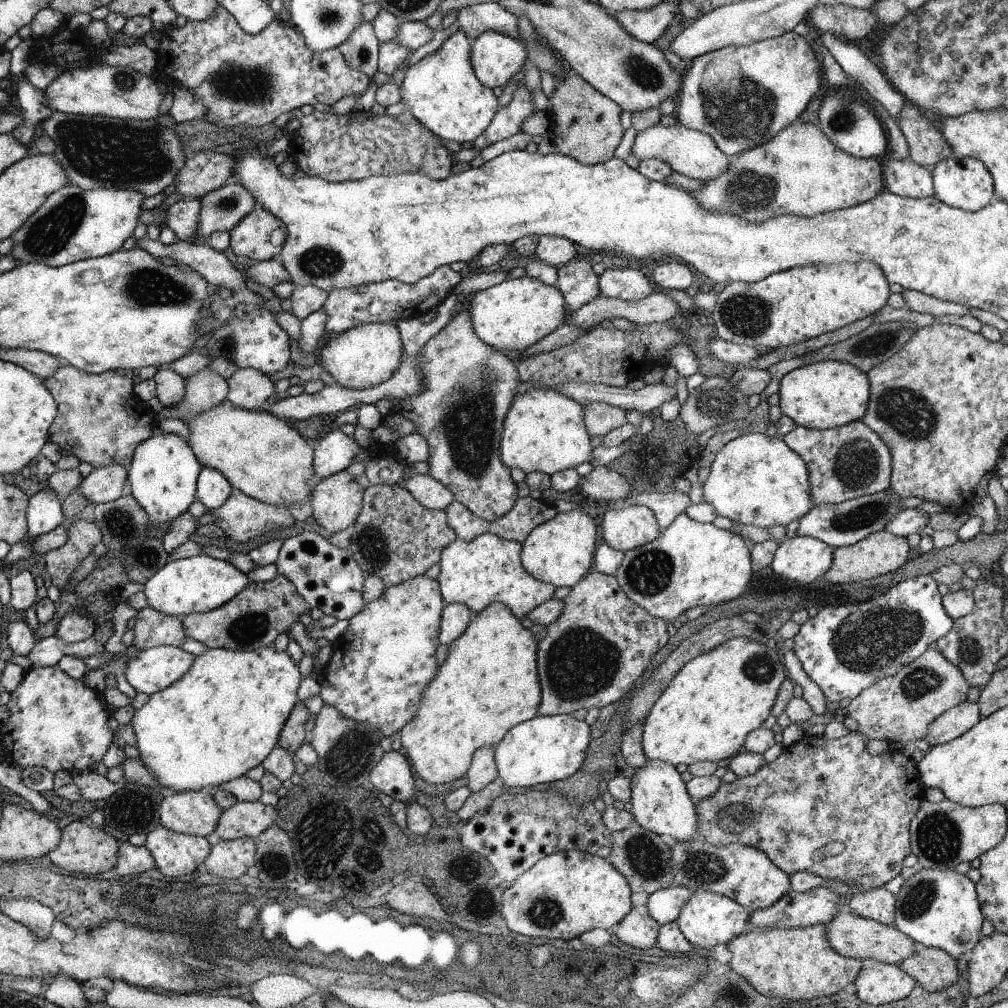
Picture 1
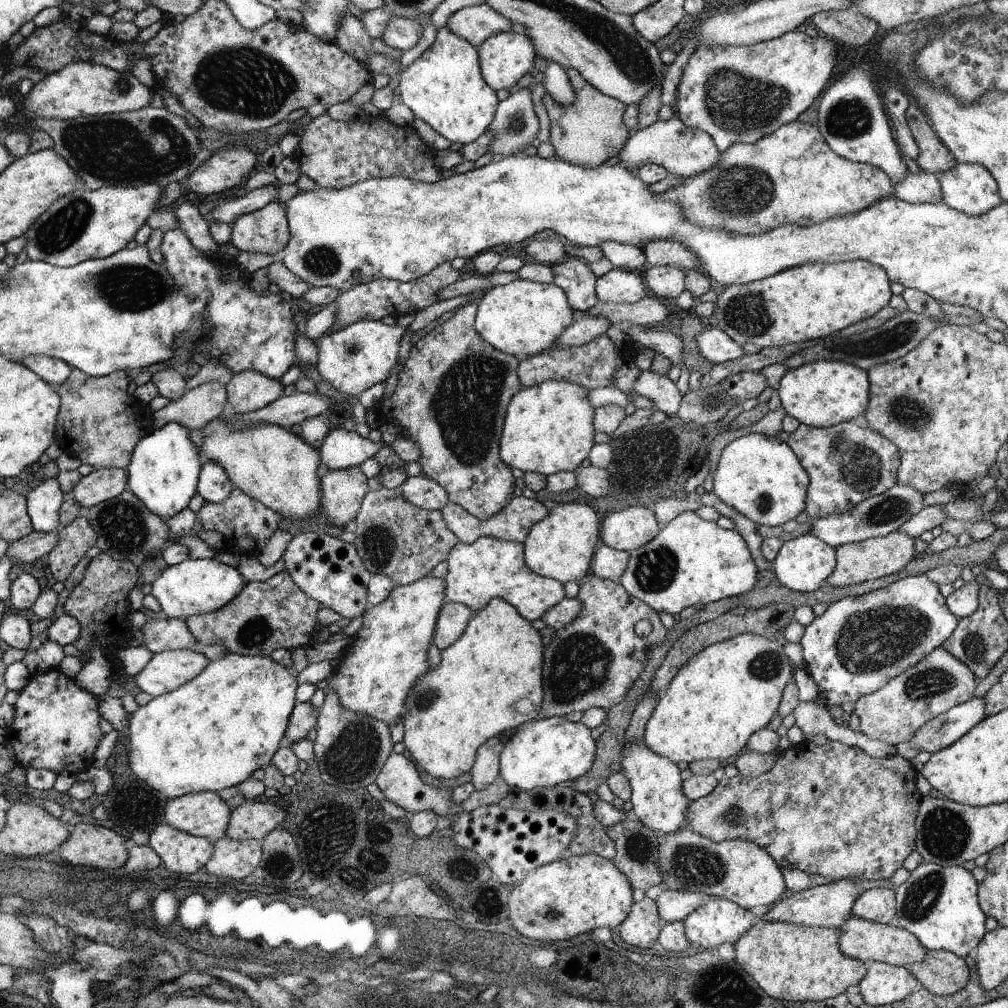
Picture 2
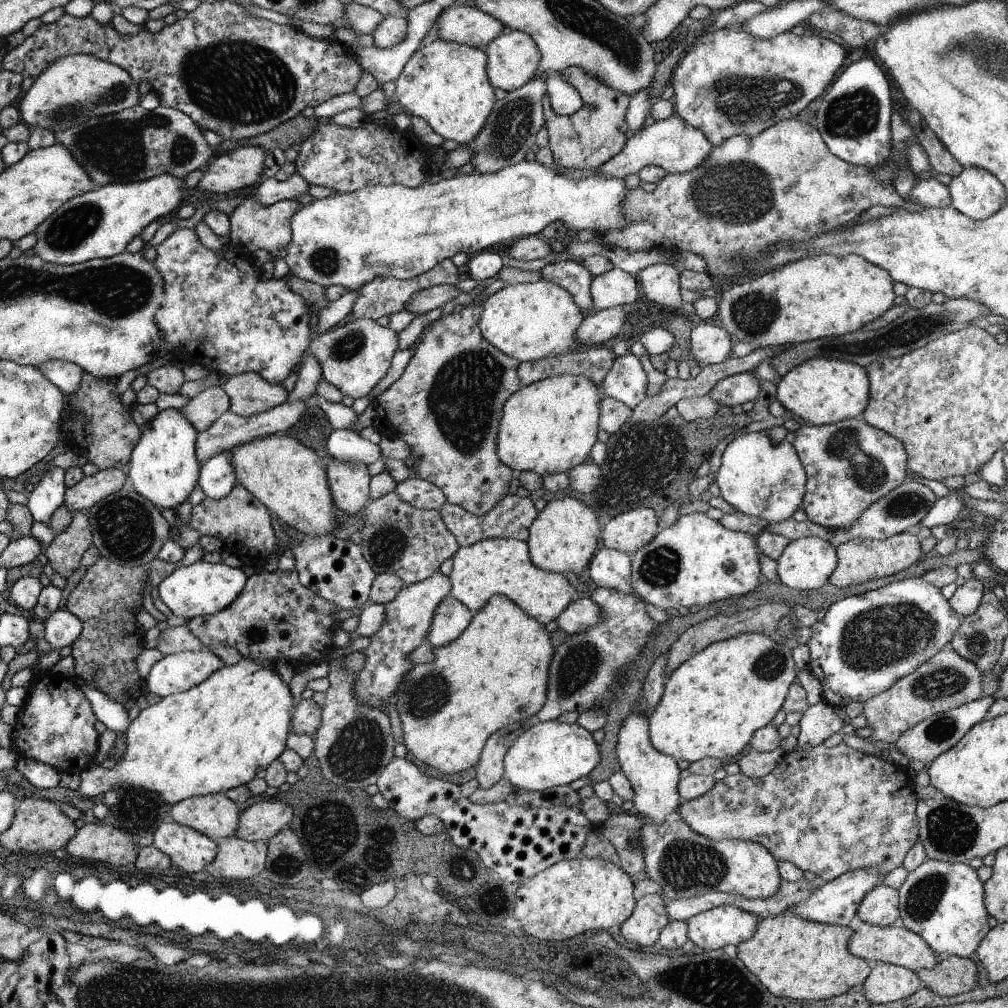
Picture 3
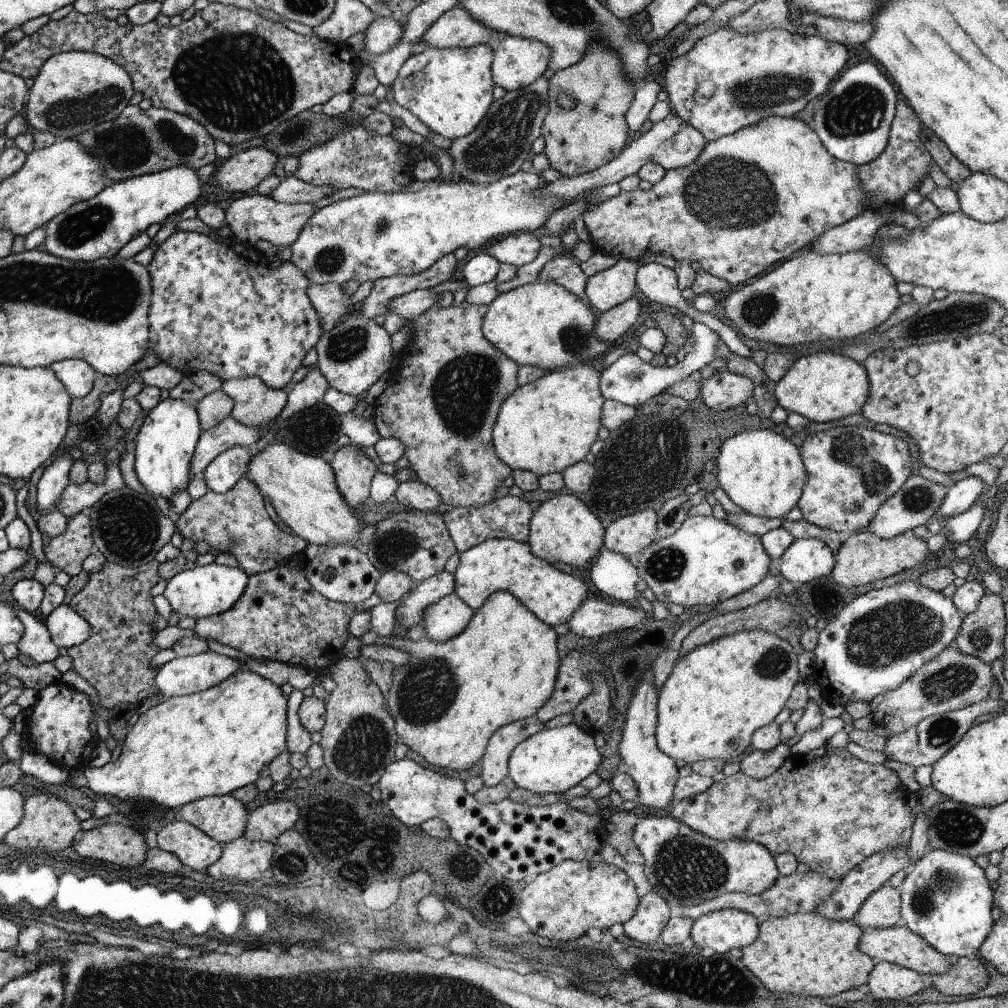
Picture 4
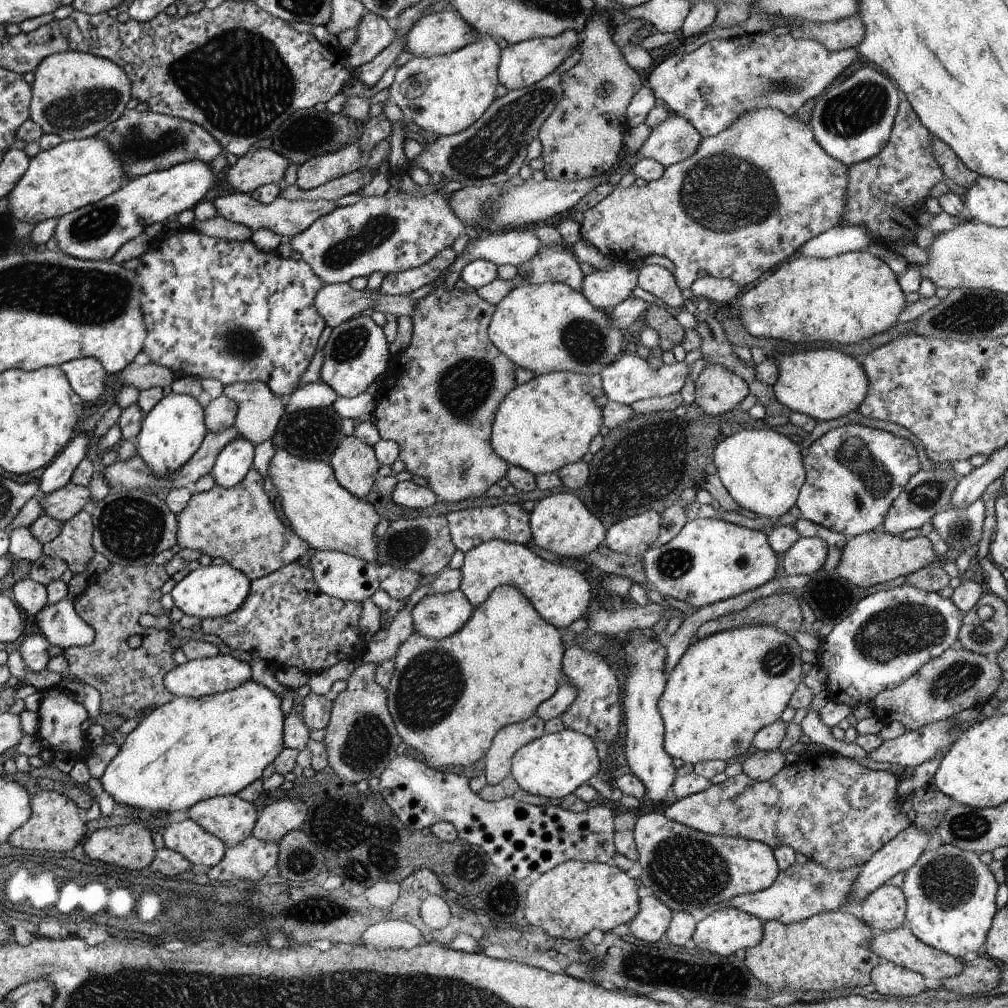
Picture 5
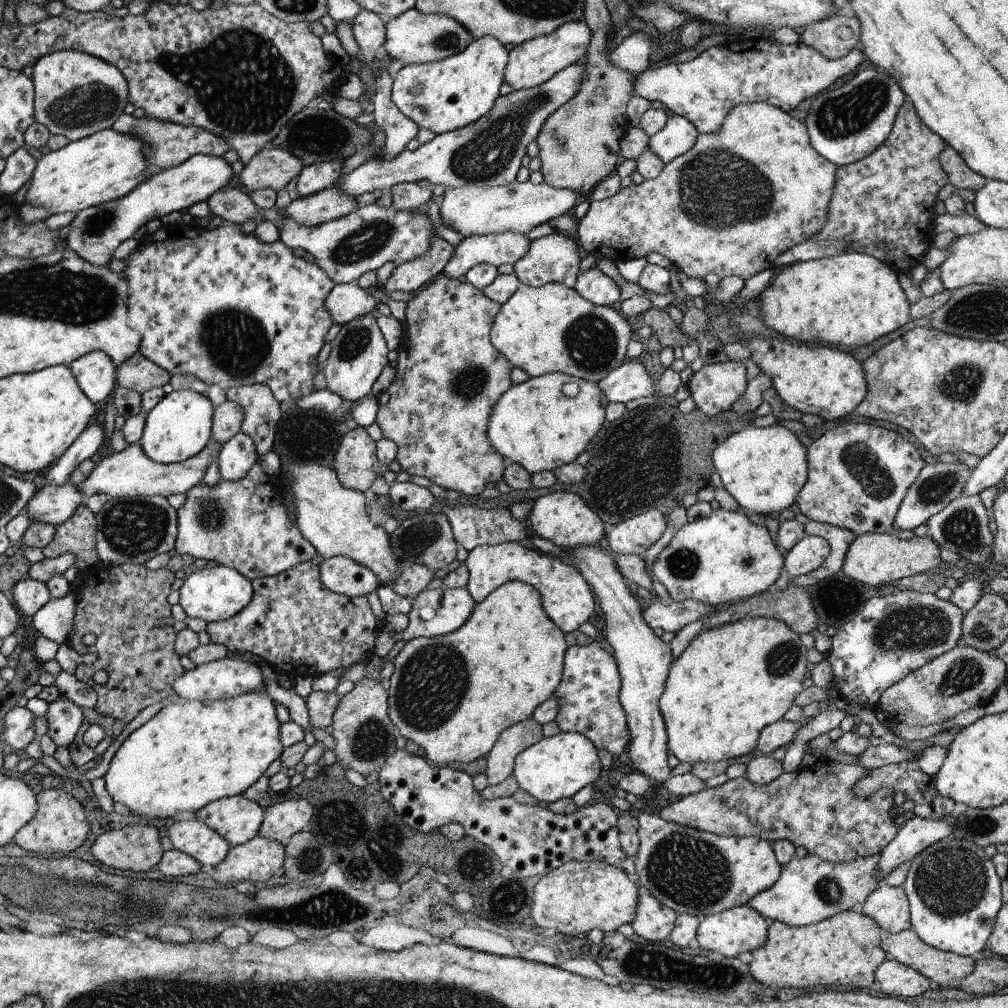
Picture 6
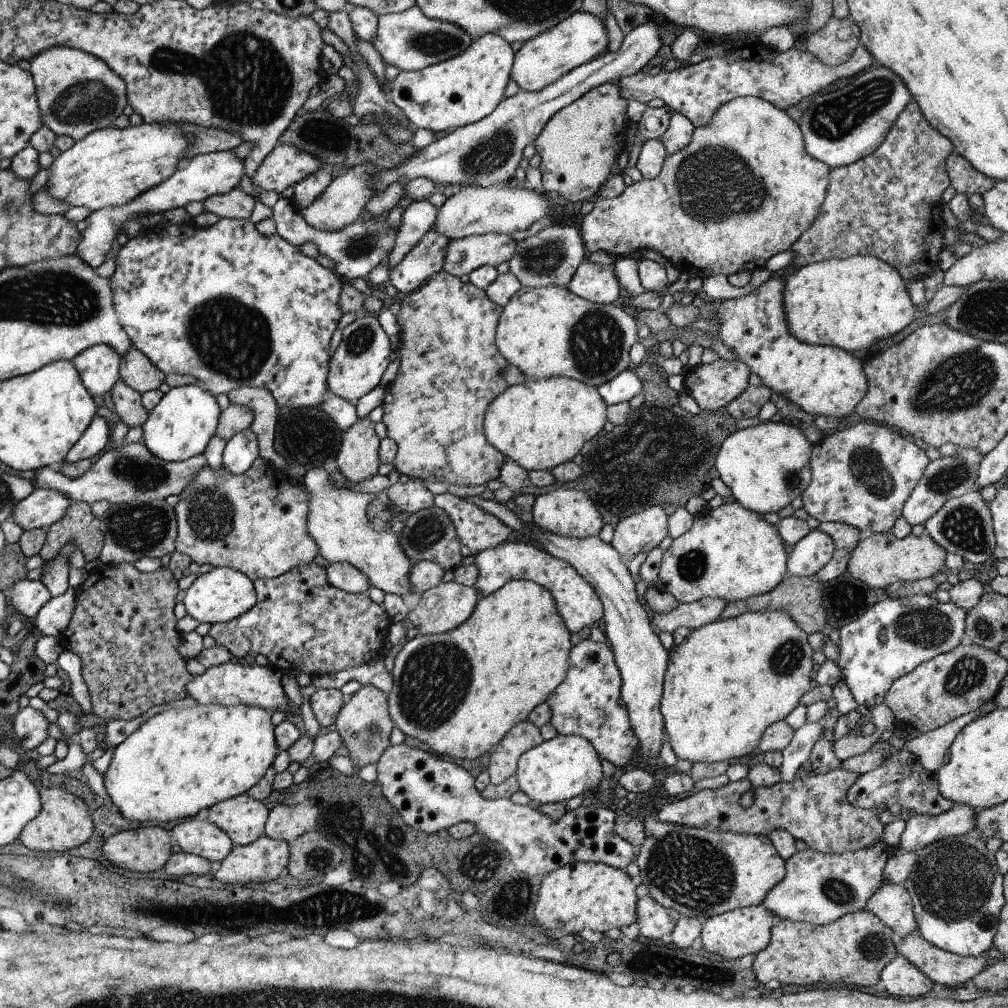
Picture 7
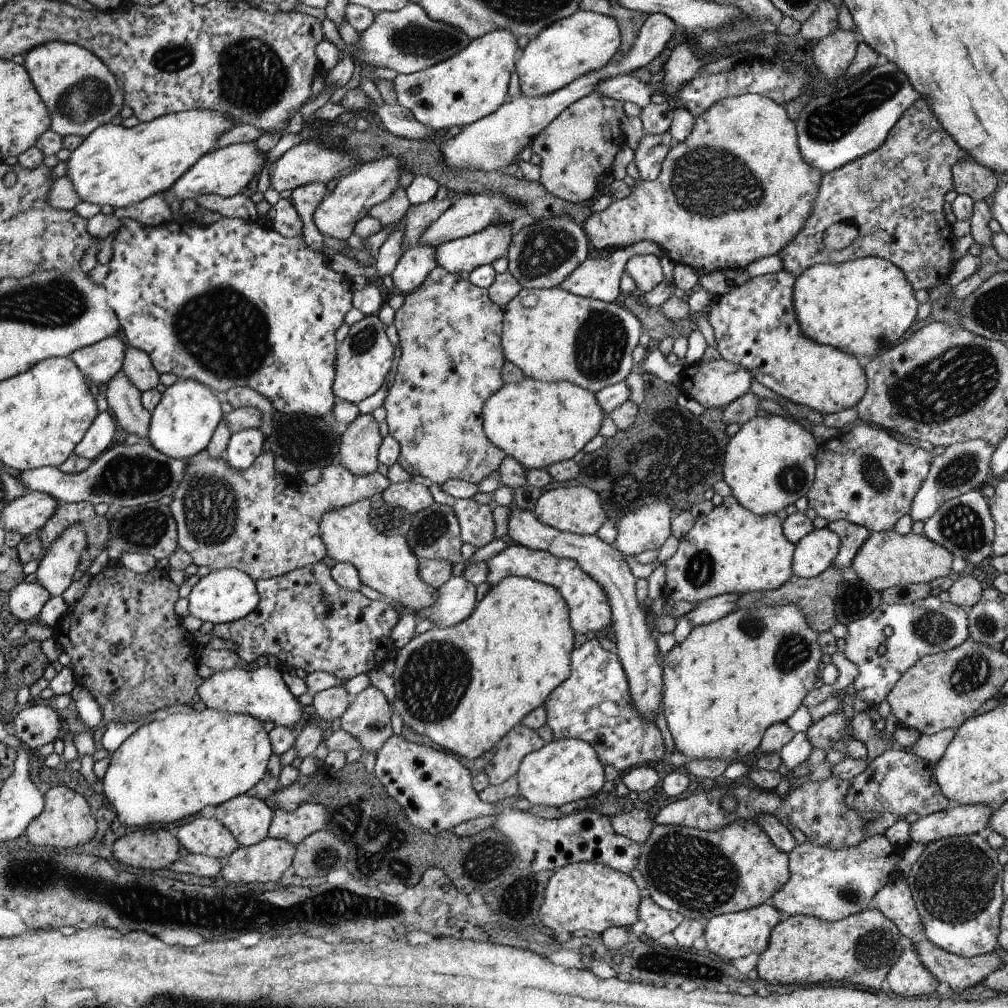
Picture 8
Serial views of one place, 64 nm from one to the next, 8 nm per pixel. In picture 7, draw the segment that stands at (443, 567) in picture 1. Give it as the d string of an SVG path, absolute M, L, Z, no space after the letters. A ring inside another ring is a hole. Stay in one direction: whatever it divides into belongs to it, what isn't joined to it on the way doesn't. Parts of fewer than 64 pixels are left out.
M511 539L500 543L497 547L477 552L474 556L474 564L478 568L478 580L474 587L478 588L480 596L485 597L496 592L508 580L526 579L552 592L552 598L556 600L556 608L570 633L598 625L599 623L596 622L604 618L604 608L592 584L584 580L584 576L580 576L579 572L575 572L575 568L570 563L548 554L529 540Z

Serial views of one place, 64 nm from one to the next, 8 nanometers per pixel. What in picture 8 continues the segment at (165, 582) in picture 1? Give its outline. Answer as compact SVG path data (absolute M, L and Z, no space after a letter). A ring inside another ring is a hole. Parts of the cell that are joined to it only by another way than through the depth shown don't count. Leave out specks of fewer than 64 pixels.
M229 568L210 573L192 587L187 596L189 602L189 614L200 618L202 622L210 624L222 624L235 622L254 612L259 607L261 597L259 596L258 585L252 580L248 573L237 569Z

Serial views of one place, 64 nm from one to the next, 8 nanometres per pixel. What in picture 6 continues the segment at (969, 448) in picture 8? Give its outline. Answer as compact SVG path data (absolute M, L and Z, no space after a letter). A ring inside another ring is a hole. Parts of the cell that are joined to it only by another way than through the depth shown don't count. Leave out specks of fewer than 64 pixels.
M938 461L935 464L926 463L920 471L916 482L908 488L898 512L892 528L896 530L914 530L918 526L927 522L927 520L940 512L952 500L962 495L962 490L966 486L966 480L970 478L972 468L962 464L962 462L942 462Z

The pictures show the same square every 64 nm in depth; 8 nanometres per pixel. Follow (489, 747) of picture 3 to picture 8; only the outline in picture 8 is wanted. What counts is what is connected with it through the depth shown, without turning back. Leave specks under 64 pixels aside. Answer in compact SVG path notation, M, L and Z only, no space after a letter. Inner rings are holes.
M517 724L495 745L498 749L485 766L490 785L502 784L510 777L515 777L524 756L544 748L545 742L538 733L524 724Z

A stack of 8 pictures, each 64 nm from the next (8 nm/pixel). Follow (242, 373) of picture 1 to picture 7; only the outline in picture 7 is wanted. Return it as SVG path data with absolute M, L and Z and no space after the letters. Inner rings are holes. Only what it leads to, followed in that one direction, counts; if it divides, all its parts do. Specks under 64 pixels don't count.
M240 387L227 393L229 402L247 406L254 414L252 432L258 438L259 456L271 461L272 468L286 474L286 460L274 450L275 426L278 424L280 408L266 388Z

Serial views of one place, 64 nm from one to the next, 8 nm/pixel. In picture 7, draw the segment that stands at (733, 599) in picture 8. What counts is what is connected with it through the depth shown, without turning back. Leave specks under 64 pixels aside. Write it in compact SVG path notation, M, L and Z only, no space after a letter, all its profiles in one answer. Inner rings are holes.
M704 597L691 603L681 603L668 614L651 612L651 623L654 628L658 626L661 632L672 633L680 626L688 627L693 631L720 619L720 614L724 612L726 606L728 606L728 600Z

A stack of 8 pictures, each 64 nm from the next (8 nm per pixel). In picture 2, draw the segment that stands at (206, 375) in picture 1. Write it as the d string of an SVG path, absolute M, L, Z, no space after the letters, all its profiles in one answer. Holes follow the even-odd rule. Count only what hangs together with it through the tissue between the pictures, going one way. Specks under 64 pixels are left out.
M206 382L206 384L198 386L198 388L186 390L183 397L156 411L152 418L152 426L153 428L162 428L168 422L178 422L178 424L187 426L187 428L192 430L201 430L210 420L223 414L223 406L226 400L226 385L222 384L222 382Z

